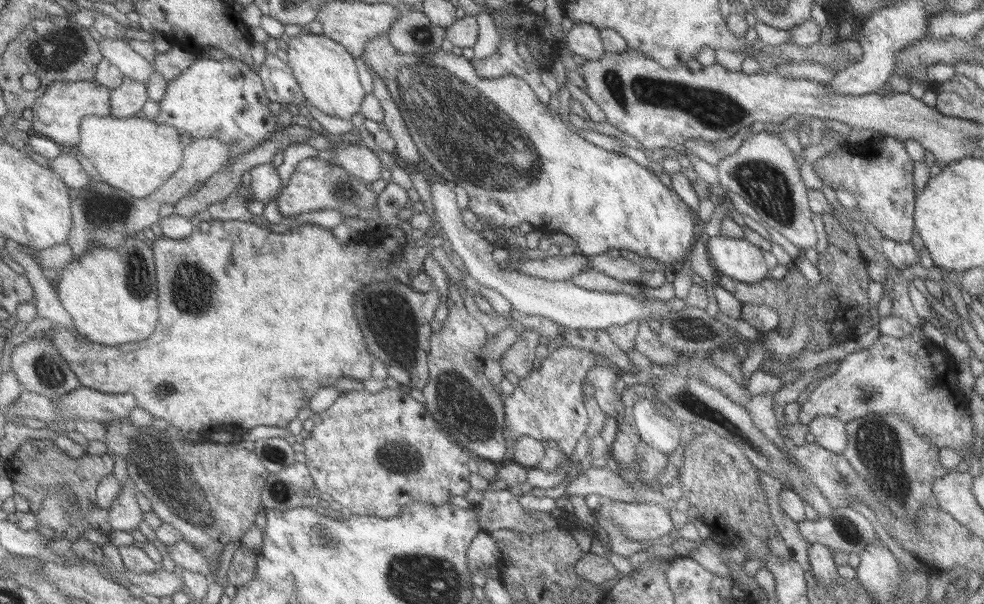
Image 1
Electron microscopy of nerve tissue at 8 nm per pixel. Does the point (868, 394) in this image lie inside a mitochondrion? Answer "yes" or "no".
yes

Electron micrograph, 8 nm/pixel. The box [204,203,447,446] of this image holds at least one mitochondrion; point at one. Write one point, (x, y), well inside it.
(392, 322)

